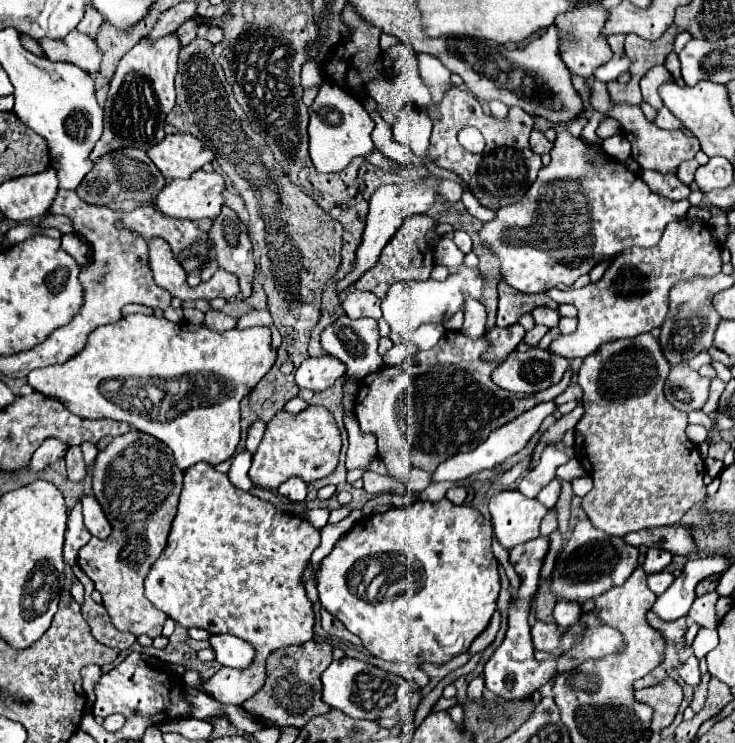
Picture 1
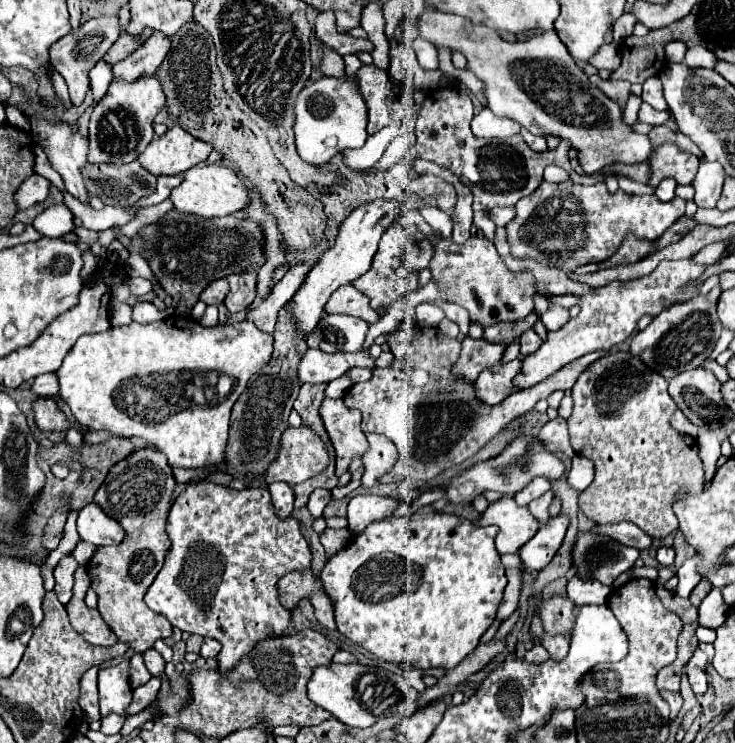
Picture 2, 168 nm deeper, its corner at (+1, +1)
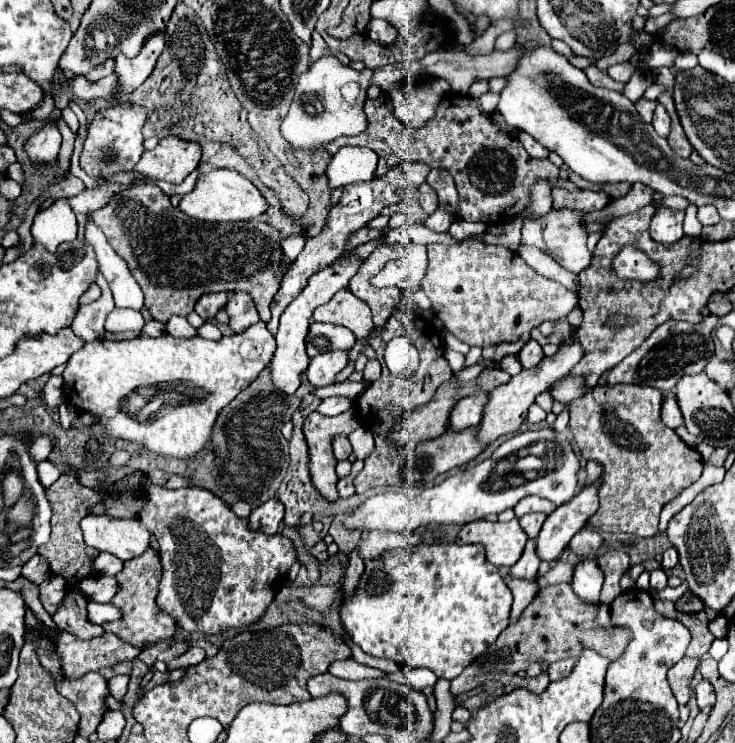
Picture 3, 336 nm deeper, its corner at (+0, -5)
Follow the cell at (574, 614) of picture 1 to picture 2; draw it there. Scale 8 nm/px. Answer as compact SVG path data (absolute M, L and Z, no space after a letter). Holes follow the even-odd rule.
M573 576L567 582L567 596L577 606L585 606L585 604L605 604L609 592L611 592L611 588L609 586L603 586L597 580L583 580L579 576Z

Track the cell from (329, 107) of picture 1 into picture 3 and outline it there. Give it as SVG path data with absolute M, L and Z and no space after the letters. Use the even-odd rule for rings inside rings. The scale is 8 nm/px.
M324 56L310 66L306 74L300 76L296 84L296 96L292 100L290 112L282 122L282 136L294 150L314 154L318 148L326 148L332 140L340 136L358 136L366 130L366 90L372 86L372 78L396 78L396 88L408 78L406 66L386 66L380 70L356 72L350 66L340 64L334 56Z

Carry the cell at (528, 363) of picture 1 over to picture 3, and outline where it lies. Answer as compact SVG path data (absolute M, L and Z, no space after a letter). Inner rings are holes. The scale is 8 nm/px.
M482 390L458 400L458 404L452 408L448 426L450 428L468 428L468 426L480 424L486 400L488 400L488 392L482 392Z

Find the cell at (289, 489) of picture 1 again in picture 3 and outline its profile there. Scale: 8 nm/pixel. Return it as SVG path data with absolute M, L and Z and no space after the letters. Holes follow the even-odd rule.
M270 498L266 504L260 504L250 514L250 526L266 534L276 534L284 518L284 504L278 498Z

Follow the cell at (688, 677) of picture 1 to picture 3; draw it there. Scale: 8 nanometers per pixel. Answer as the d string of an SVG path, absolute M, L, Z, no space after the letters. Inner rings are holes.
M700 682L696 684L696 700L698 700L698 706L704 708L704 706L712 706L716 696L714 696L714 688L708 686L706 682Z

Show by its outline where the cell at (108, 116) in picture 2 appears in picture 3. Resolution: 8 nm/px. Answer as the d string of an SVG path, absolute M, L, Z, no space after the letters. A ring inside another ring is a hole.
M120 102L110 108L96 112L94 120L88 126L88 138L80 156L80 166L88 176L112 176L118 172L130 172L144 154L144 136L142 126L148 120L146 108L140 104Z

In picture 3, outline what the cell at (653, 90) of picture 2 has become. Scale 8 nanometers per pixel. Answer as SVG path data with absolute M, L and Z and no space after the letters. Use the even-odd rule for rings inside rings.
M656 102L652 126L654 126L654 130L658 132L658 136L664 136L664 138L668 136L668 130L670 130L670 116L668 116L666 108L664 108L660 102Z

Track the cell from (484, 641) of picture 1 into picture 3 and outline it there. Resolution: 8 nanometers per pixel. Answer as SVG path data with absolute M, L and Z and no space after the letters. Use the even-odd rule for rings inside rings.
M528 540L520 560L510 568L510 576L512 578L524 578L524 580L534 580L536 578L536 572L538 572L538 566L540 566L540 558L536 556L536 542L534 540Z

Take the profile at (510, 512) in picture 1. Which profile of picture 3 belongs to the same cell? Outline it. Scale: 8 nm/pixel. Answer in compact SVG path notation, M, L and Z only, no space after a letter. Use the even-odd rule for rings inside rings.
M518 518L510 522L476 520L476 522L462 526L462 530L456 536L456 542L458 544L480 542L486 546L486 556L492 564L510 568L522 556L528 536L526 532L522 532Z

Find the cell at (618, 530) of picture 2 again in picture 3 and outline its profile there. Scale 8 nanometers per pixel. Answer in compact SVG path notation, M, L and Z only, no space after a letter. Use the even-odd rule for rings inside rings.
M582 528L568 544L568 548L580 556L592 556L592 552L598 552L600 546L604 544L602 536L596 530Z

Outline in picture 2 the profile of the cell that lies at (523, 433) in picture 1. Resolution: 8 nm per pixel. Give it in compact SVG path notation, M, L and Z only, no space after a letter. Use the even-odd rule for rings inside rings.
M353 496L347 506L347 520L351 534L361 534L369 524L389 518L397 508L391 496Z

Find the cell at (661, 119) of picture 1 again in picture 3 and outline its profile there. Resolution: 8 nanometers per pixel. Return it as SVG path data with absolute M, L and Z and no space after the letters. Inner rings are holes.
M640 98L638 102L636 102L636 110L638 110L638 114L642 116L642 120L646 120L646 122L650 122L652 120L652 112L654 112L654 102L650 102L650 100L646 100L646 98Z

